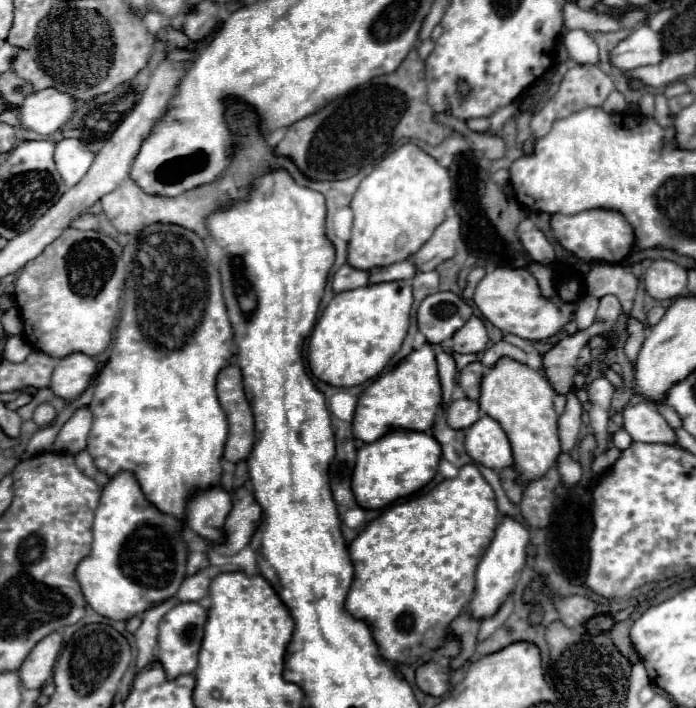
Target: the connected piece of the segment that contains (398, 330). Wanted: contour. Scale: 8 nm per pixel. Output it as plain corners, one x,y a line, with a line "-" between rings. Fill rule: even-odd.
404,280
338,292
322,312
310,336
308,364
312,374
322,382
342,388
376,378
406,338
412,302
412,286

